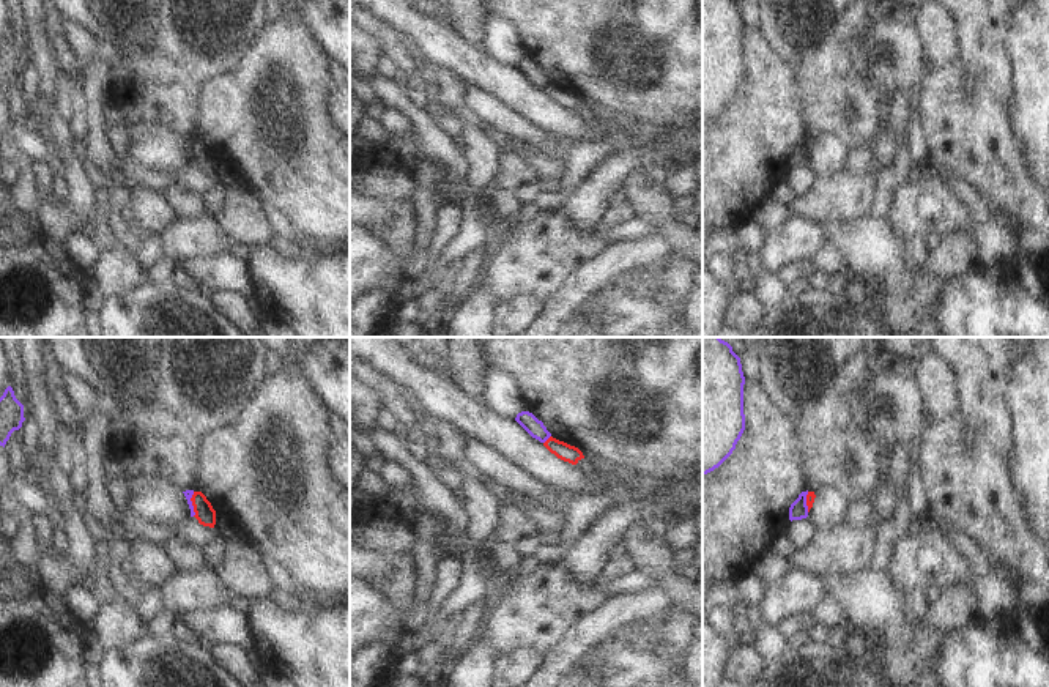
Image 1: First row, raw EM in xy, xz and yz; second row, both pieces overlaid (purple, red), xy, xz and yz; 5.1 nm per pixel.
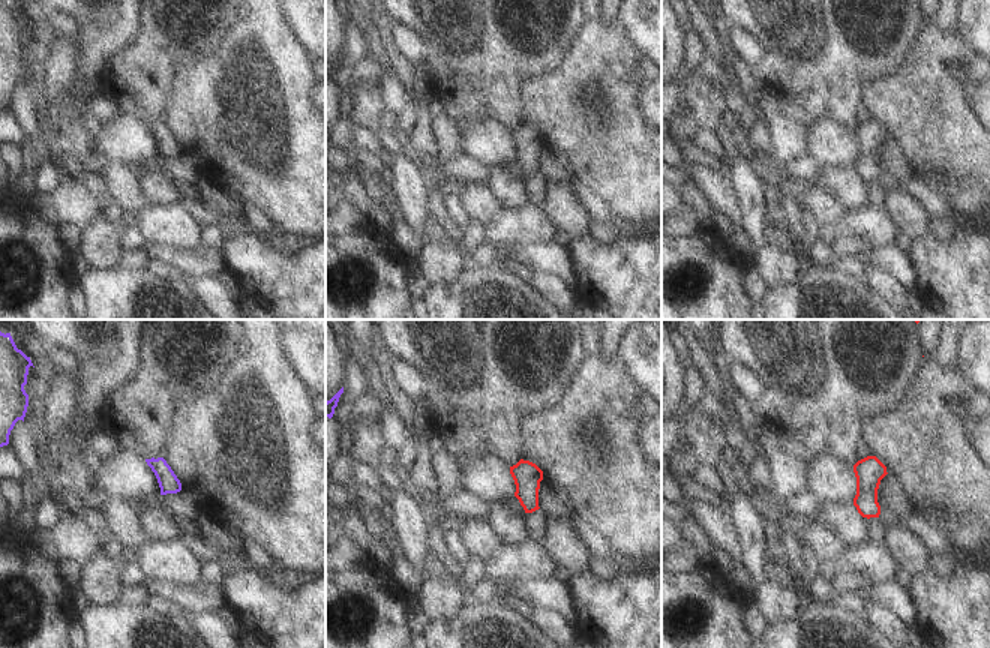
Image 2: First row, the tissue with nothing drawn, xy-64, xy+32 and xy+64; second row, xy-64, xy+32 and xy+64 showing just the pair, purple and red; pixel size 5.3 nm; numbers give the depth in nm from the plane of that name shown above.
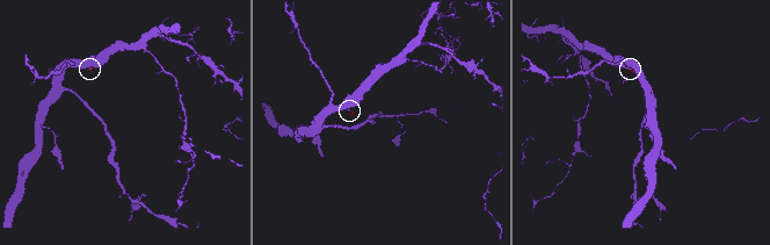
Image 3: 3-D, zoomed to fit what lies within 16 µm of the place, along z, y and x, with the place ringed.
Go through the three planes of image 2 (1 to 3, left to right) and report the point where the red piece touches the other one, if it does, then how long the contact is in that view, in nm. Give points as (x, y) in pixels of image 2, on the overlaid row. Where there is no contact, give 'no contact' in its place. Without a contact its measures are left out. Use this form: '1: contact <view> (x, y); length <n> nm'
1: no contact
2: no contact
3: no contact

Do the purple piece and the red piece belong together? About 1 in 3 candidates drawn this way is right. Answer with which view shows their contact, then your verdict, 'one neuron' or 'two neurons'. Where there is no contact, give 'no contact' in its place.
contact in xz; two neurons

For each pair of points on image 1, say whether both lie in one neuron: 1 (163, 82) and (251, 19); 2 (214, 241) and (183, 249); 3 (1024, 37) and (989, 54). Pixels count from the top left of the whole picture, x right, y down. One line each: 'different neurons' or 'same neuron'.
1: same neuron
2: same neuron
3: different neurons

